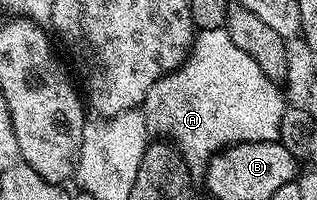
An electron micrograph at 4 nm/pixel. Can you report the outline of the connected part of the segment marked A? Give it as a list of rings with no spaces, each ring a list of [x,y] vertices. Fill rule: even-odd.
[[[226,29],[200,30],[187,53],[187,60],[176,71],[171,71],[151,86],[141,105],[141,112],[152,136],[178,147],[188,167],[203,169],[218,151],[233,143],[278,139],[285,108],[279,87],[276,80],[261,73],[261,65],[257,65],[245,49],[237,49],[237,45],[233,45],[233,37],[229,37]]]

